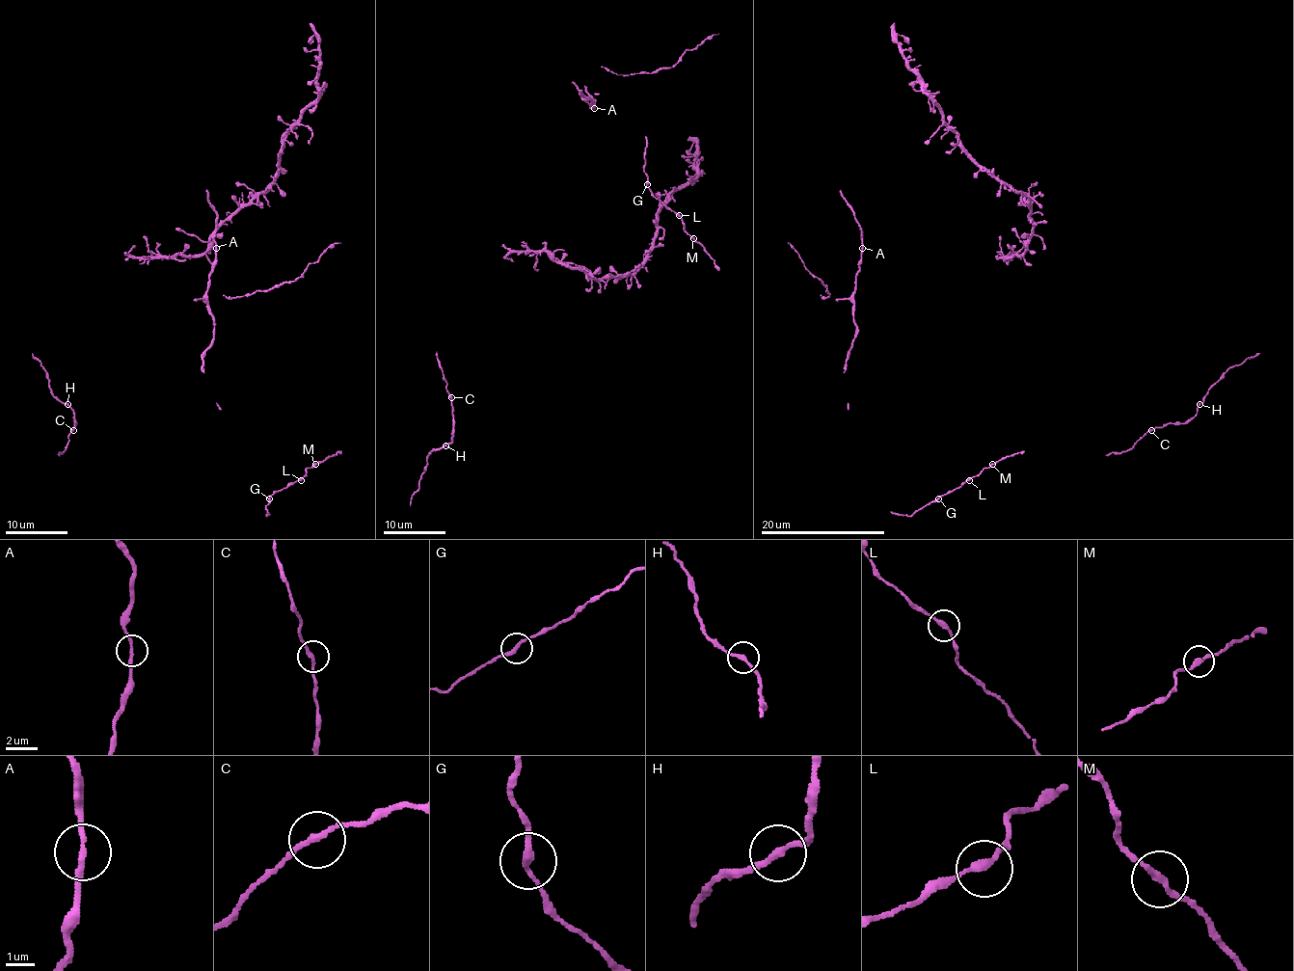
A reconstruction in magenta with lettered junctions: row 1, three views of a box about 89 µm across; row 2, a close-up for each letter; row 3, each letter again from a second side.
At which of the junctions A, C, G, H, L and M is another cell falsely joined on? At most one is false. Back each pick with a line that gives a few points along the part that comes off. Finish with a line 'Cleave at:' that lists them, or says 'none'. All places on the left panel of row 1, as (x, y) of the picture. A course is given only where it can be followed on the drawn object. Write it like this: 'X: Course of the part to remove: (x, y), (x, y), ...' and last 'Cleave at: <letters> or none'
Cleave at: none

